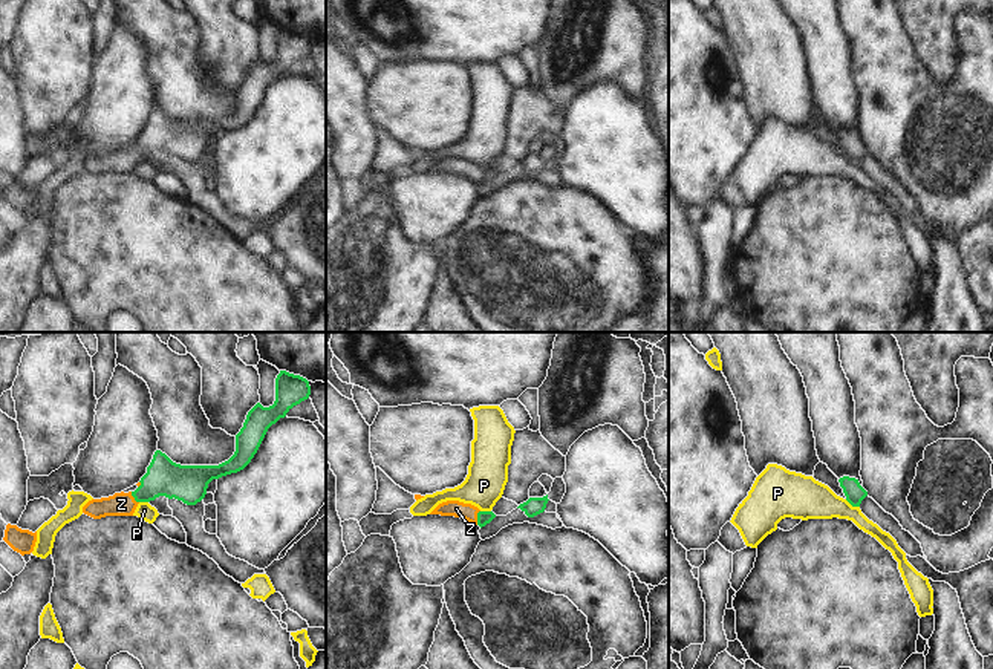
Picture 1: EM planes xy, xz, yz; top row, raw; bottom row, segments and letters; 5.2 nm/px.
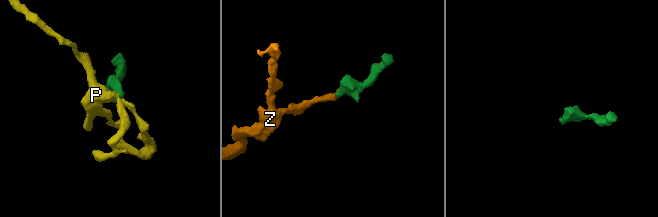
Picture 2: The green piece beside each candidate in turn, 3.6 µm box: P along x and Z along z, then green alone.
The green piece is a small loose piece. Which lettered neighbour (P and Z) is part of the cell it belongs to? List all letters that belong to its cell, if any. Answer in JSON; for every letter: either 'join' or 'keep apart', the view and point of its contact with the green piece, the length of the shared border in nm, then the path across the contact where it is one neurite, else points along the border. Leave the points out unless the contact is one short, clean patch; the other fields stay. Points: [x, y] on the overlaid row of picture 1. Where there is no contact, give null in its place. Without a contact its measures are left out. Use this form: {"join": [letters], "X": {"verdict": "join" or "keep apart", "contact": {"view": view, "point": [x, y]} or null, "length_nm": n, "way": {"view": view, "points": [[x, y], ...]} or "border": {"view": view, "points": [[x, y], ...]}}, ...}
{"join": ["Z"], "P": {"verdict": "keep apart", "contact": {"view": "yz", "point": [853, 505]}, "length_nm": 90, "border": {"view": "yz", "points": [[845, 499], [859, 507]]}}, "Z": {"verdict": "join", "contact": {"view": "xz", "point": [478, 518]}, "length_nm": 80, "way": {"view": "xz", "points": [[484, 518], [478, 518], [456, 509]]}}}

